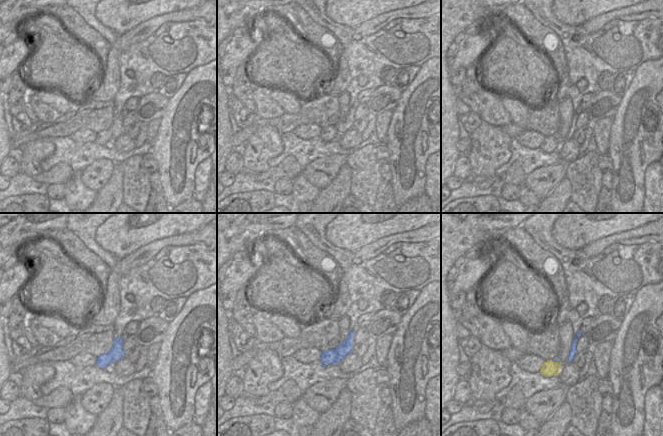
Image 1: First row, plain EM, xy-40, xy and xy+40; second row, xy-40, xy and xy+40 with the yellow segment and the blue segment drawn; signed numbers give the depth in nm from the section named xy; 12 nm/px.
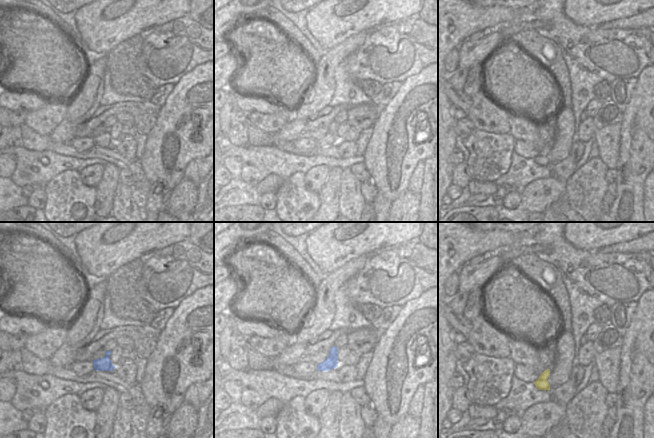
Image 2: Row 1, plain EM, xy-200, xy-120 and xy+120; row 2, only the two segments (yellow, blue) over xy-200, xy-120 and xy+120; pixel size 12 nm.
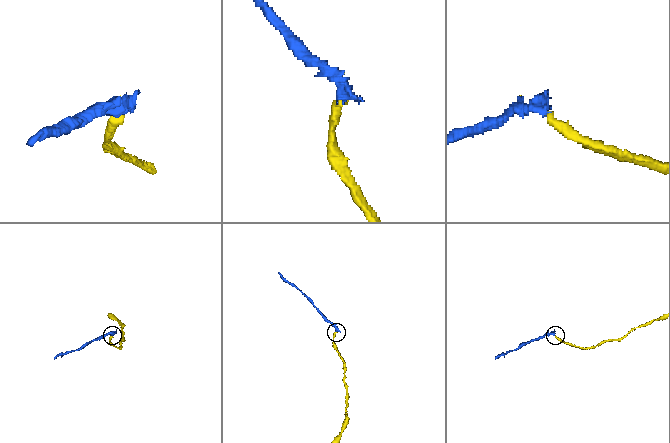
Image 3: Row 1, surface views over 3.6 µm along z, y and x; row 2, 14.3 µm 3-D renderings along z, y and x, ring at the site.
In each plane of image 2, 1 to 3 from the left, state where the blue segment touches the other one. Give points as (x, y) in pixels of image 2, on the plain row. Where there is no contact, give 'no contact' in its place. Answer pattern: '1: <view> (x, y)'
1: no contact
2: no contact
3: no contact

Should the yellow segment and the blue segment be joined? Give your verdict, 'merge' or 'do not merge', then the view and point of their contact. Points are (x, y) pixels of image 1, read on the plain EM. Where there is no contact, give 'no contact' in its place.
do not merge | xy (326, 139)

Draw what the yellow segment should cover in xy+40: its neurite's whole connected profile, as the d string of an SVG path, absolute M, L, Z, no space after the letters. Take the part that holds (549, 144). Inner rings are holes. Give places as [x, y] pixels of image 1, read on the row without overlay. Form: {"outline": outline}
{"outline": "M547 136L544 138L540 145L540 149L545 153L551 153L556 152L559 150L561 141L558 140L558 138L553 138L552 136Z"}

